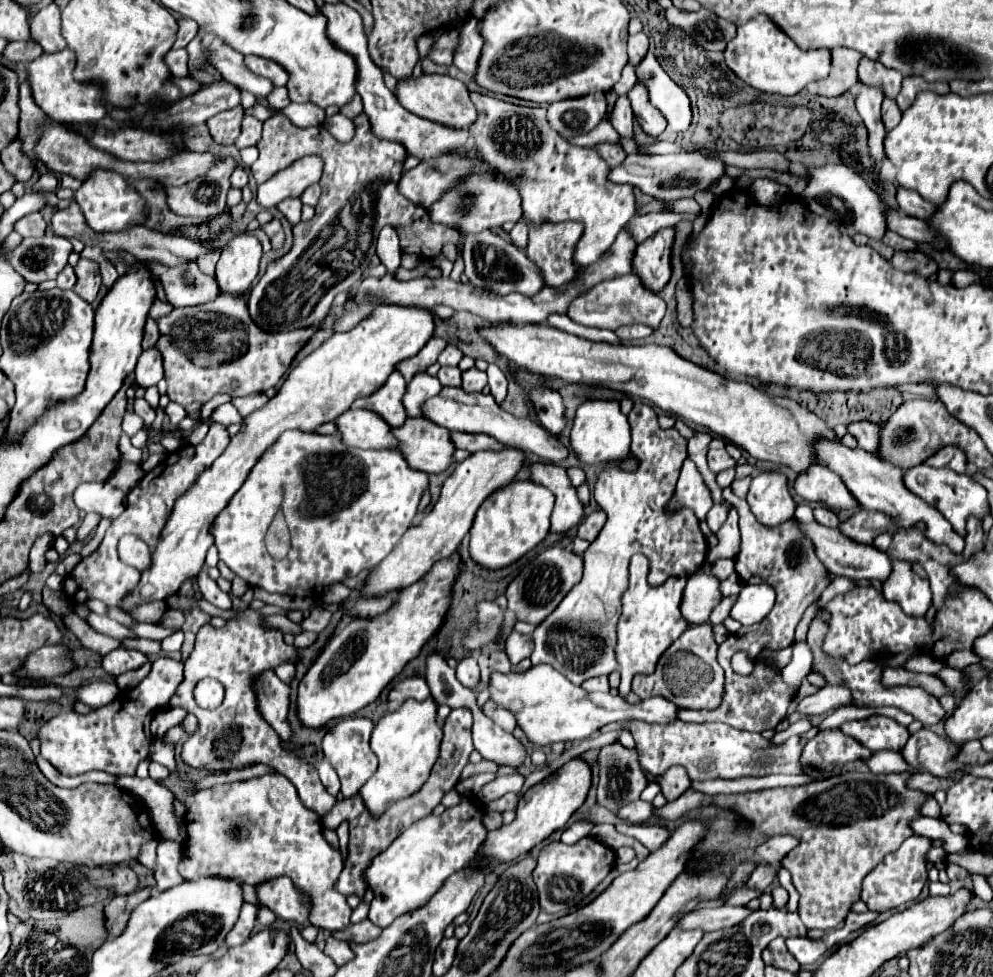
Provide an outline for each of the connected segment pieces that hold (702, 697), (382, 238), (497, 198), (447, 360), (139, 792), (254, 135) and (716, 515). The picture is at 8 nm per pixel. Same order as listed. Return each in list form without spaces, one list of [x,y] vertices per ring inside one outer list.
[[[692,625],[688,631],[684,631],[660,657],[656,671],[652,675],[636,675],[632,681],[632,691],[640,699],[648,699],[654,695],[660,695],[676,707],[682,709],[712,709],[720,705],[720,699],[724,695],[724,669],[716,661],[718,645],[712,639],[712,625]]]
[[[385,226],[378,233],[376,239],[376,255],[380,257],[382,265],[388,269],[388,273],[394,275],[394,271],[400,267],[400,255],[402,249],[398,245],[398,235],[390,226]]]
[[[468,179],[468,183],[460,183],[456,191],[448,191],[440,203],[434,203],[430,207],[430,219],[434,223],[444,223],[448,227],[462,227],[464,233],[480,233],[484,229],[500,227],[506,221],[516,223],[522,217],[522,205],[520,195],[516,187],[508,187],[506,183],[500,183],[496,179]]]
[[[448,345],[442,353],[440,353],[440,357],[438,357],[438,363],[440,365],[458,365],[460,363],[460,359],[464,357],[464,353],[458,349],[458,347],[454,347],[454,345]]]
[[[120,775],[116,777],[114,783],[118,789],[122,791],[130,791],[136,797],[140,797],[146,807],[150,809],[150,817],[152,823],[158,831],[162,831],[164,839],[176,839],[176,843],[184,843],[184,825],[180,823],[180,819],[176,815],[172,815],[172,799],[174,795],[160,785],[158,781],[146,777],[146,779],[138,779],[128,777],[128,775]]]
[[[244,117],[242,125],[240,125],[240,135],[234,141],[236,149],[244,149],[244,147],[252,147],[260,141],[262,135],[262,123],[254,117]]]
[[[724,503],[724,505],[714,505],[714,507],[708,511],[706,523],[708,523],[708,527],[710,527],[712,533],[716,533],[716,531],[720,529],[720,525],[724,523],[726,511],[728,511],[728,505],[726,505],[726,503]]]

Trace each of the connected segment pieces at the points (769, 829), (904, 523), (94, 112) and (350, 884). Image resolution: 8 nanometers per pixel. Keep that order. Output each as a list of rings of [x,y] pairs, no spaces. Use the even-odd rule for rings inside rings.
[[[854,771],[830,779],[814,779],[802,787],[778,787],[716,797],[688,789],[682,797],[655,809],[654,813],[660,820],[676,821],[694,807],[714,803],[718,807],[736,809],[768,837],[784,833],[800,837],[800,845],[782,859],[792,875],[796,891],[800,893],[798,915],[806,929],[830,931],[846,919],[850,905],[860,899],[860,883],[864,875],[914,833],[908,823],[918,817],[918,809],[926,795],[922,791],[906,789],[908,777],[908,773],[874,775]]]
[[[840,445],[840,447],[820,447],[820,459],[824,459],[824,463],[836,475],[842,477],[844,485],[852,491],[852,495],[856,495],[856,499],[860,499],[860,509],[880,511],[880,513],[892,517],[896,521],[898,529],[910,529],[918,523],[924,523],[926,539],[930,539],[932,543],[950,547],[950,551],[956,553],[956,555],[960,555],[964,551],[964,539],[960,535],[956,535],[956,531],[952,531],[952,525],[940,515],[940,511],[936,511],[924,499],[912,495],[906,489],[904,471],[900,467],[896,467],[892,463],[886,463],[876,455],[868,455],[868,451],[860,451],[858,447],[848,449],[844,445]]]
[[[62,49],[56,53],[42,53],[38,59],[30,61],[26,69],[28,69],[30,89],[32,89],[32,99],[54,121],[72,123],[72,125],[82,125],[90,121],[96,123],[96,119],[102,119],[108,113],[106,105],[102,103],[100,87],[94,83],[76,83],[72,79],[74,63],[76,61],[74,61],[72,49]]]
[[[460,707],[460,709],[454,709],[450,713],[450,717],[446,719],[444,723],[444,737],[442,737],[442,743],[440,743],[440,753],[438,753],[438,759],[430,771],[430,777],[426,779],[426,783],[416,791],[412,793],[410,797],[406,799],[400,799],[396,803],[392,803],[392,807],[388,807],[382,815],[372,815],[360,793],[358,795],[352,795],[348,799],[342,799],[338,801],[332,811],[328,811],[324,817],[322,817],[322,823],[324,823],[324,829],[338,829],[338,825],[342,821],[348,821],[349,825],[349,842],[348,842],[348,859],[344,862],[344,871],[340,873],[340,879],[338,879],[338,891],[342,895],[358,895],[360,899],[364,897],[368,885],[366,885],[366,879],[364,879],[364,871],[370,867],[372,859],[386,851],[390,847],[390,843],[404,831],[408,829],[412,823],[424,819],[426,815],[432,813],[432,809],[442,801],[442,797],[454,789],[454,785],[458,783],[460,779],[460,773],[462,769],[468,765],[468,757],[470,753],[474,751],[474,745],[472,745],[472,735],[470,735],[470,727],[472,727],[472,713],[466,709],[466,707]]]

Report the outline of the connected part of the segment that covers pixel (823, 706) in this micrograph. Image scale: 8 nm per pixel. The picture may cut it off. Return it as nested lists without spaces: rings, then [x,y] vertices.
[[[836,683],[836,685],[822,687],[820,691],[816,691],[810,697],[800,699],[796,711],[804,713],[804,715],[822,715],[822,713],[828,713],[838,707],[848,707],[852,703],[854,703],[854,699],[852,699],[848,685]]]

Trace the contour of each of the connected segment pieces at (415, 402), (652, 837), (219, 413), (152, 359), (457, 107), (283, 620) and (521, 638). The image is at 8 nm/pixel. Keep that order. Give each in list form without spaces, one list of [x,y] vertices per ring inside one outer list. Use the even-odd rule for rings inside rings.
[[[416,373],[414,379],[406,385],[404,393],[404,407],[408,417],[420,417],[420,403],[426,397],[434,397],[440,393],[440,381],[428,373]]]
[[[618,823],[616,829],[624,835],[630,835],[634,839],[638,839],[644,847],[648,847],[648,851],[654,851],[656,847],[652,845],[652,841],[666,841],[666,827],[656,827],[654,825],[626,825],[626,823]]]
[[[231,402],[225,403],[218,407],[212,414],[211,418],[213,421],[221,423],[225,426],[243,422],[243,418]]]
[[[152,347],[148,351],[144,351],[138,359],[138,365],[136,365],[136,385],[138,387],[154,387],[162,377],[164,377],[164,369],[162,369],[162,359],[160,359],[160,353]]]
[[[422,75],[418,79],[410,77],[404,83],[398,83],[396,91],[398,91],[398,101],[404,105],[404,109],[408,109],[410,113],[422,119],[452,129],[468,129],[476,121],[476,107],[470,101],[468,89],[464,89],[462,81],[456,81],[452,77],[444,77],[444,75]]]
[[[268,615],[264,617],[264,627],[266,629],[280,629],[282,633],[290,633],[290,635],[300,635],[304,629],[296,623],[292,623],[286,615]]]
[[[512,631],[506,639],[506,655],[510,659],[512,665],[518,665],[522,659],[532,655],[532,635],[520,635],[516,631]]]

